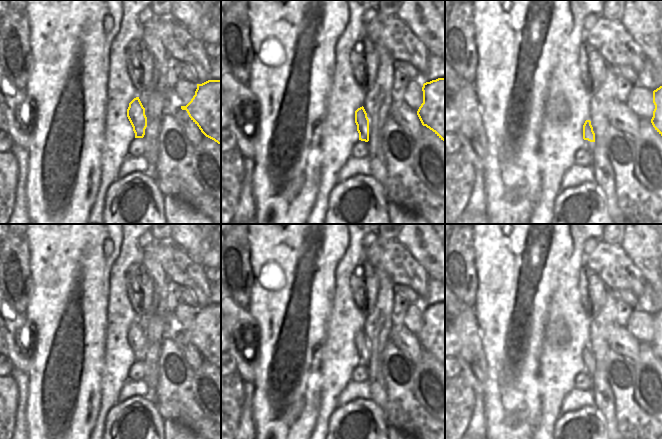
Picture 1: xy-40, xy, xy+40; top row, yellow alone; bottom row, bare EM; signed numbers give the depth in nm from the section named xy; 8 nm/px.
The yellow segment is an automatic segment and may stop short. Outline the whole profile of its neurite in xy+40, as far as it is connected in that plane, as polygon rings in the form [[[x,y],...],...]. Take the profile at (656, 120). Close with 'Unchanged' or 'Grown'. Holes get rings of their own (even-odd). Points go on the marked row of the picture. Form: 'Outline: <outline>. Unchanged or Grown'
Outline: [[[662,86],[653,91],[655,109],[651,123],[655,130],[662,136]]]. Unchanged.

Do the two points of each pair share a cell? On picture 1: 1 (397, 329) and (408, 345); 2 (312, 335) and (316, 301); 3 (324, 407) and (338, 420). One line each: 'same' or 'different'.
1: same
2: same
3: different

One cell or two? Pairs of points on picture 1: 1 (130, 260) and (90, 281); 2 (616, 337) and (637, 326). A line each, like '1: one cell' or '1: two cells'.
1: two cells
2: two cells

